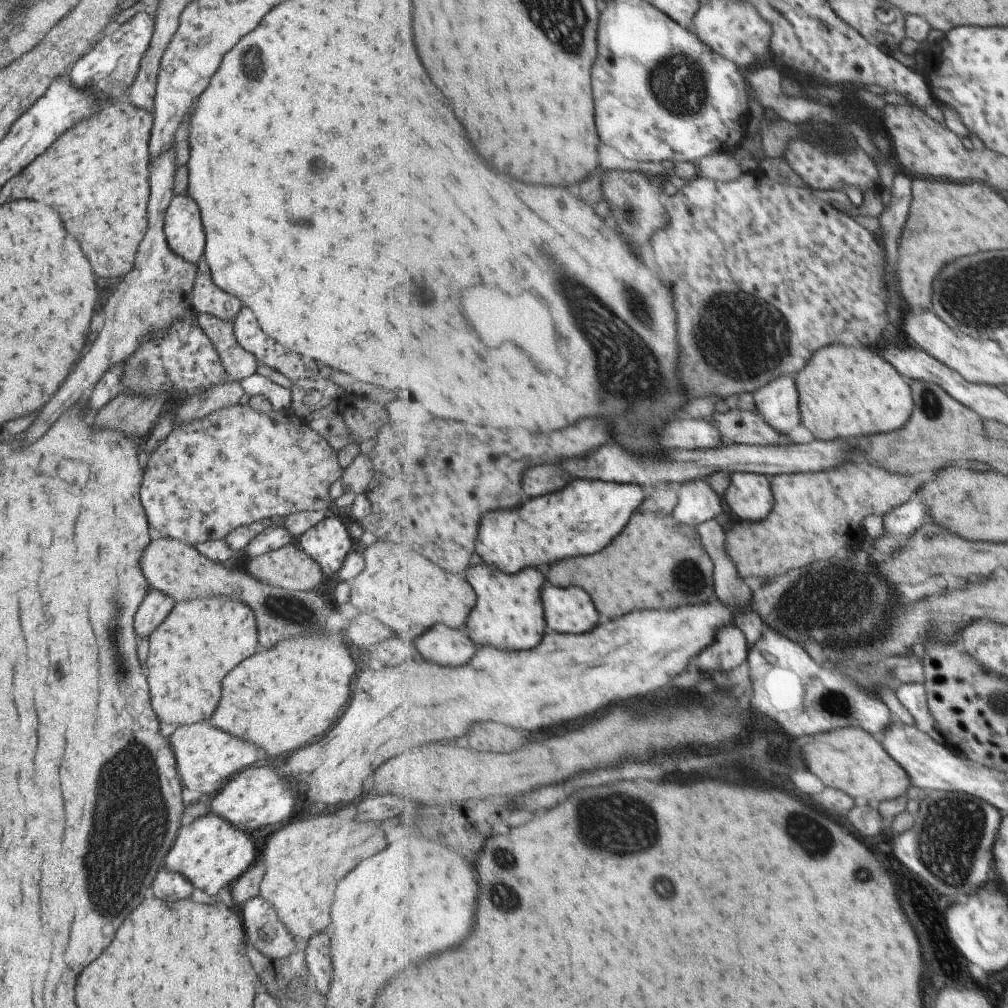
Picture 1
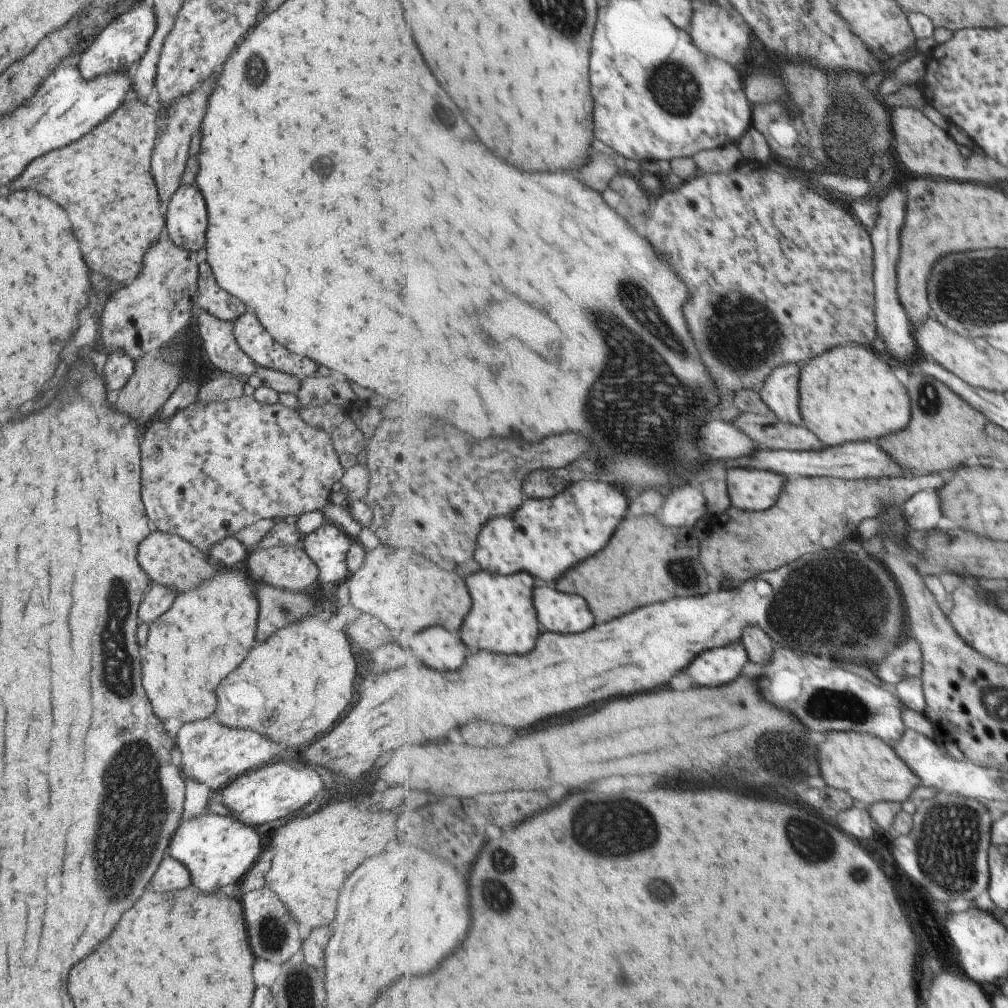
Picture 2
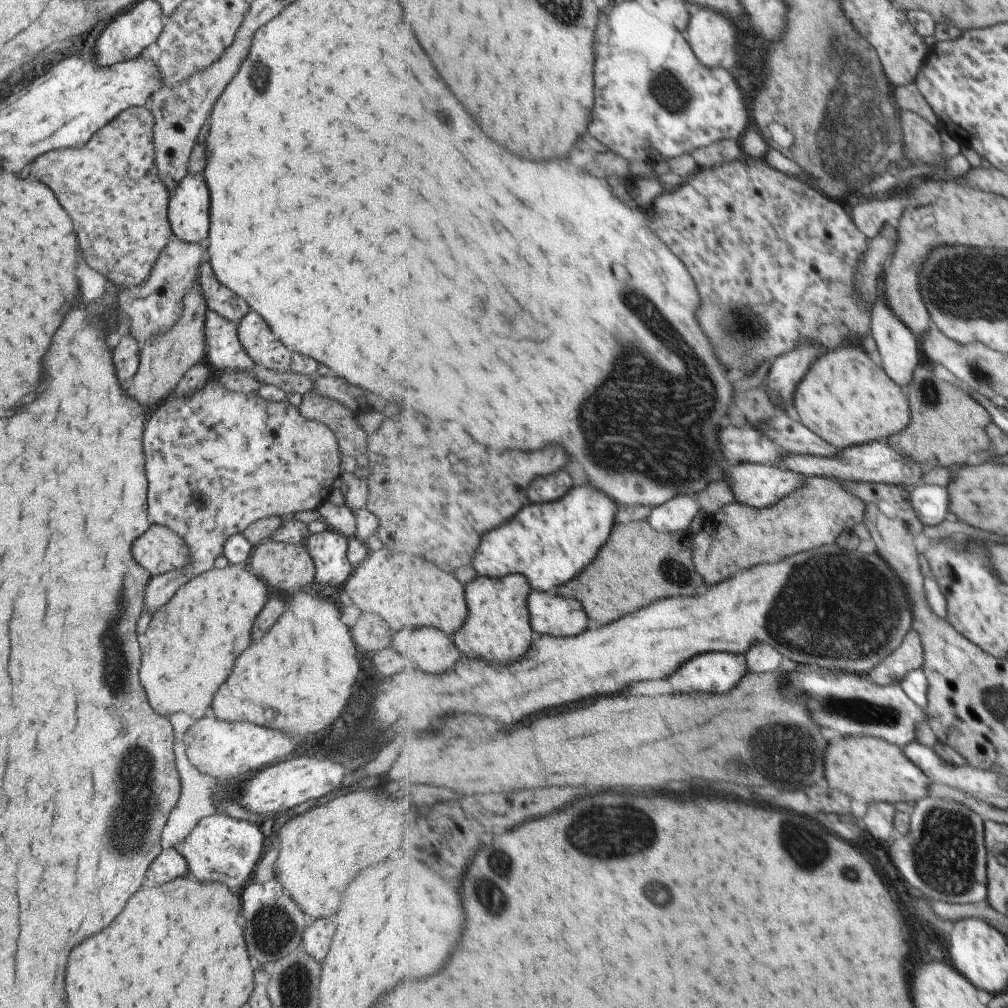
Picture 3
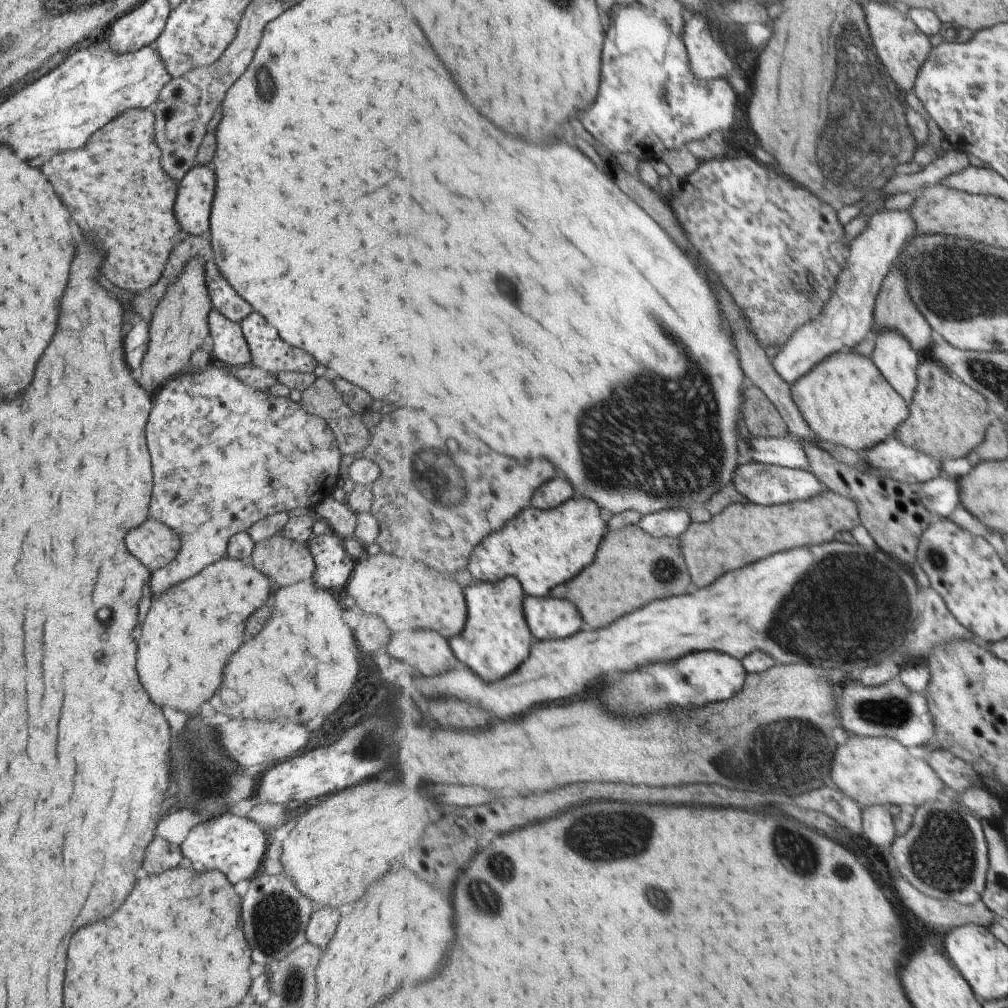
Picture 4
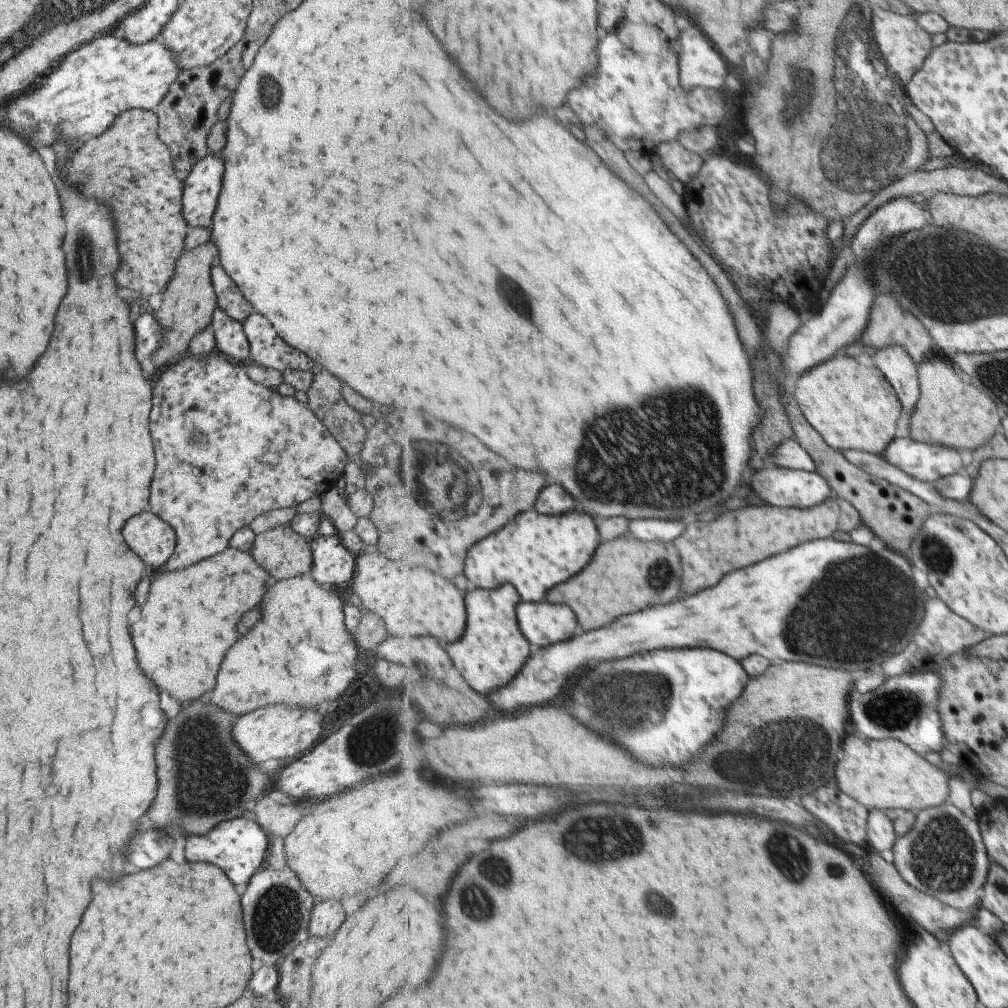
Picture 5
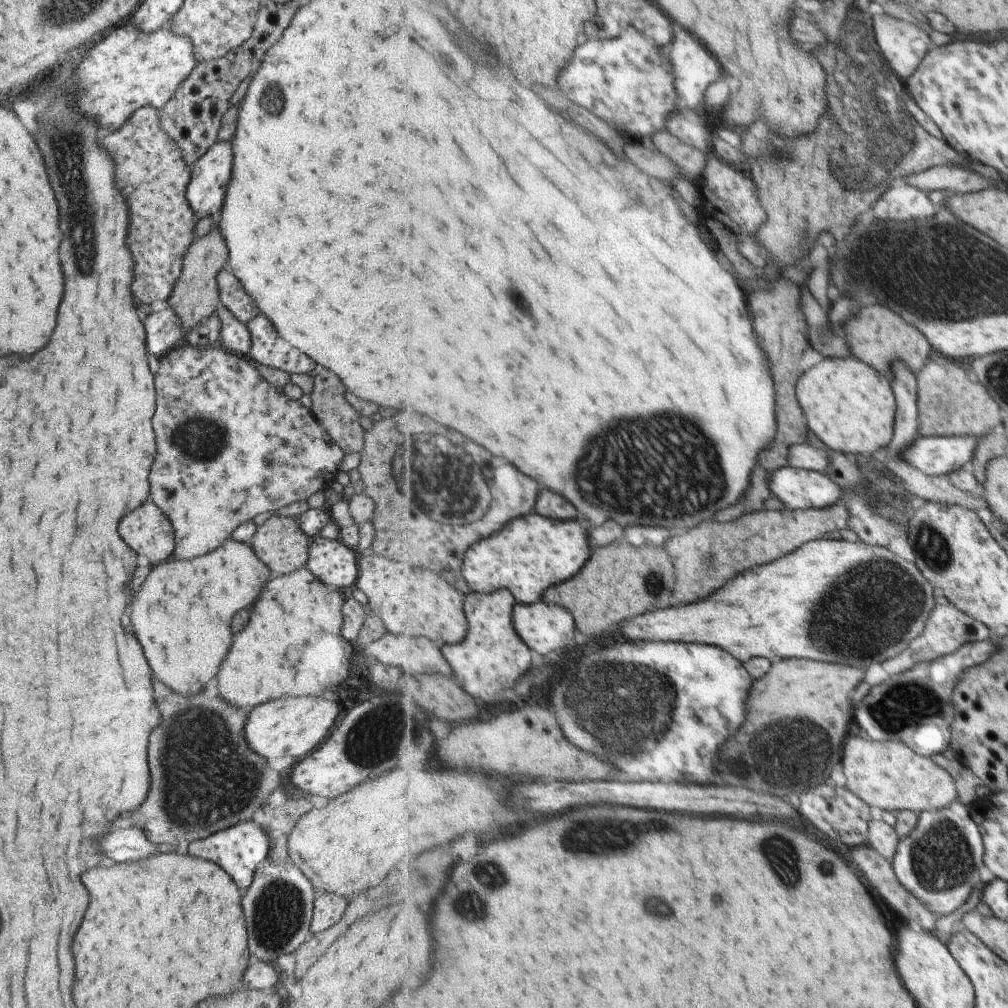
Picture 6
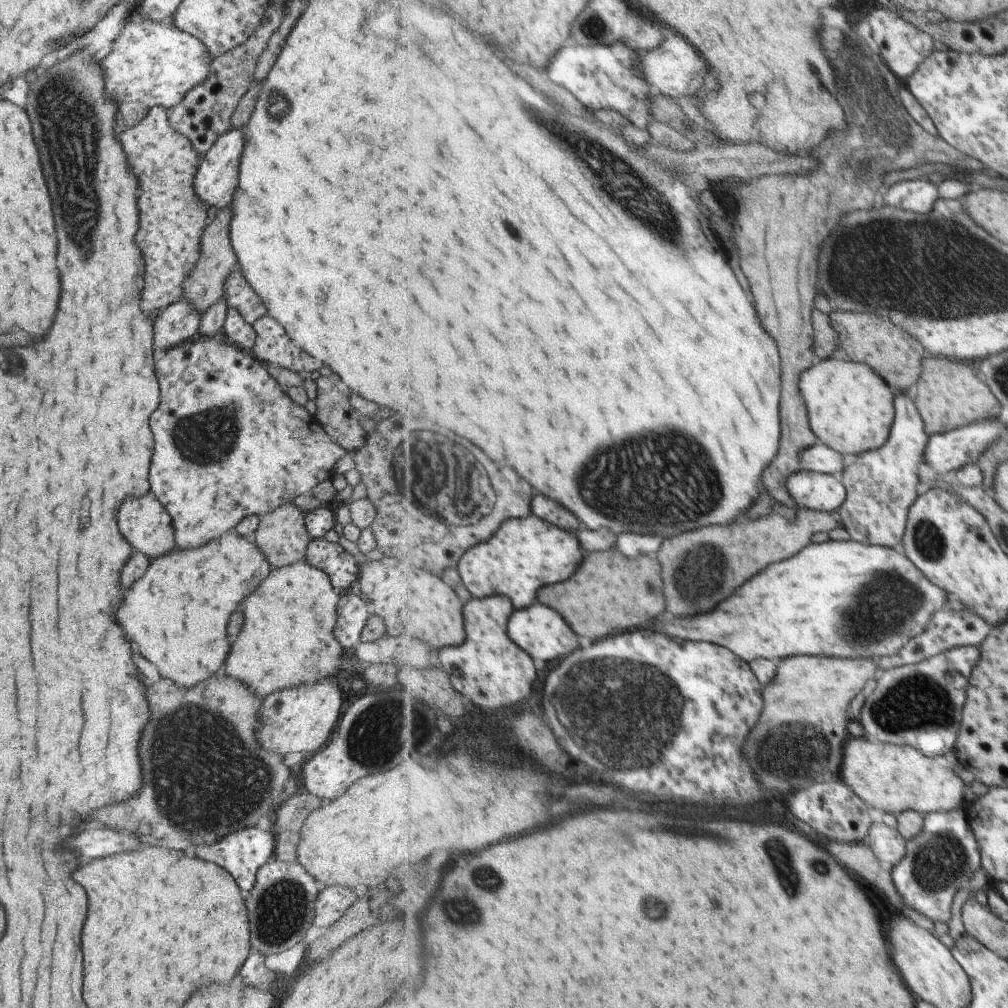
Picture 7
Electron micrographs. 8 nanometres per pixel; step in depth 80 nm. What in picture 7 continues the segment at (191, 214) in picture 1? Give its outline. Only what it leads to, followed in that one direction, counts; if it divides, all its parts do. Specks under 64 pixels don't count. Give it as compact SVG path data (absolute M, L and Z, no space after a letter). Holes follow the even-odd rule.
M229 128L218 136L204 156L199 158L194 172L192 191L195 198L203 202L205 207L215 209L217 212L227 207L237 184L238 160L243 148L242 128Z

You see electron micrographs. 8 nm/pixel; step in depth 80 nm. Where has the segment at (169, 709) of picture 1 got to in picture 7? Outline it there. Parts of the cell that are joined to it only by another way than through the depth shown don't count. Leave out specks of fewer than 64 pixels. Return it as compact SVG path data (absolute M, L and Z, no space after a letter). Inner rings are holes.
M233 530L197 548L174 548L151 562L145 576L131 586L115 618L123 634L137 644L137 652L157 666L159 676L191 688L215 674L223 664L229 650L225 640L227 620L237 604L267 577L270 568L255 542ZM123 606L135 606L139 616L123 610Z

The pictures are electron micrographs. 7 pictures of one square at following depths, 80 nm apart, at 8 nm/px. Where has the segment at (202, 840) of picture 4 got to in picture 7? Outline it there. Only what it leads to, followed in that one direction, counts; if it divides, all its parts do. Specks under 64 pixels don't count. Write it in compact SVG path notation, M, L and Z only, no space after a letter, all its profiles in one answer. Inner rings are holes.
M256 827L243 828L243 830L237 830L237 832L223 836L219 842L215 842L211 846L195 848L195 856L201 860L217 864L219 868L224 868L241 890L249 892L253 888L259 867L265 864L265 861L272 855L273 837L272 830L261 831Z

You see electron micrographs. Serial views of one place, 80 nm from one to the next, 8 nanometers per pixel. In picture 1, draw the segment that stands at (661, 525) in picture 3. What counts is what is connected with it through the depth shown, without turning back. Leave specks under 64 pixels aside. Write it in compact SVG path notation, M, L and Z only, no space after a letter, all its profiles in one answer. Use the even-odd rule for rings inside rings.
M707 478L682 483L678 493L680 499L672 515L682 523L697 527L725 511L721 495Z

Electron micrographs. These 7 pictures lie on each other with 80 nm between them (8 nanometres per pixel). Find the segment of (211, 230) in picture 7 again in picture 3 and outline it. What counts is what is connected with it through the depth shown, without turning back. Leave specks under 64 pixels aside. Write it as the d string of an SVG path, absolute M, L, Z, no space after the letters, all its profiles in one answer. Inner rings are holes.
M193 280L191 290L181 298L181 316L177 322L161 336L151 336L139 350L139 366L135 376L131 376L131 384L125 388L125 392L133 398L139 400L141 408L153 408L157 403L161 403L167 396L172 395L174 387L181 381L183 374L202 359L205 347L205 334L203 334L203 324L205 322L205 312L207 304L203 300L201 288L197 280Z

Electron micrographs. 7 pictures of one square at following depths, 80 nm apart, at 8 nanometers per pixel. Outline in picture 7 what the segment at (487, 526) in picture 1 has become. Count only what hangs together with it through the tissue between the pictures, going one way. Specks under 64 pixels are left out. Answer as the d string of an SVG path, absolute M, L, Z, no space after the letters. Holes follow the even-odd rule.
M540 516L506 520L485 542L465 552L458 572L464 586L477 598L505 594L511 596L516 609L530 607L537 601L539 588L569 580L583 560L579 538Z

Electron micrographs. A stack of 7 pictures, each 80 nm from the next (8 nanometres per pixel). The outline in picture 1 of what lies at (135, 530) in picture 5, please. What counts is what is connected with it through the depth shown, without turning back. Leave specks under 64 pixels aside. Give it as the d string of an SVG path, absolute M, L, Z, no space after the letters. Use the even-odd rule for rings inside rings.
M162 537L150 541L143 552L143 574L151 590L168 596L174 604L196 598L225 597L225 594L230 591L235 600L251 608L255 616L261 648L271 648L279 640L285 640L291 636L329 634L327 620L331 616L331 610L335 609L321 597L319 592L290 591L261 582L245 570L227 568L218 562L207 560L191 545L186 545L177 539ZM271 624L279 624L279 626L271 626Z

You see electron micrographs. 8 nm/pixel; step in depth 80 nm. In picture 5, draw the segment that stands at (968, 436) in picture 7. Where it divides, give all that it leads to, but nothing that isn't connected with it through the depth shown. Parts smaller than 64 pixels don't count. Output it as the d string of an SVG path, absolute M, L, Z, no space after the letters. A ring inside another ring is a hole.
M910 436L895 438L885 450L885 458L891 460L893 466L899 466L905 474L925 482L937 482L956 474L969 461L969 455L961 448L925 444Z

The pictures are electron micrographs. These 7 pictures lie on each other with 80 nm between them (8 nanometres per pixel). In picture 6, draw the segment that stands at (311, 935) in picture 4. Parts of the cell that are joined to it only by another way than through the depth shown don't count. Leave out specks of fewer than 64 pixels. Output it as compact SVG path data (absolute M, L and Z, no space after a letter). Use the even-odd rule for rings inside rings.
M321 894L312 903L312 916L308 932L323 932L325 928L333 926L345 910L345 900L335 894Z

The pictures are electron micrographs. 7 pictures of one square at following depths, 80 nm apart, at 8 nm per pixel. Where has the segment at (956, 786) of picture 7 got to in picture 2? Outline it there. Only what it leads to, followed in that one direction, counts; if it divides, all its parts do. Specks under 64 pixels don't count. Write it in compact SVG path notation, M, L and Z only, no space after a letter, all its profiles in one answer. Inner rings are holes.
M829 732L827 740L819 746L819 765L823 768L822 778L828 787L847 792L853 799L867 807L879 802L903 803L911 800L915 787L923 785L923 780L907 762L903 760L893 745L865 732Z

